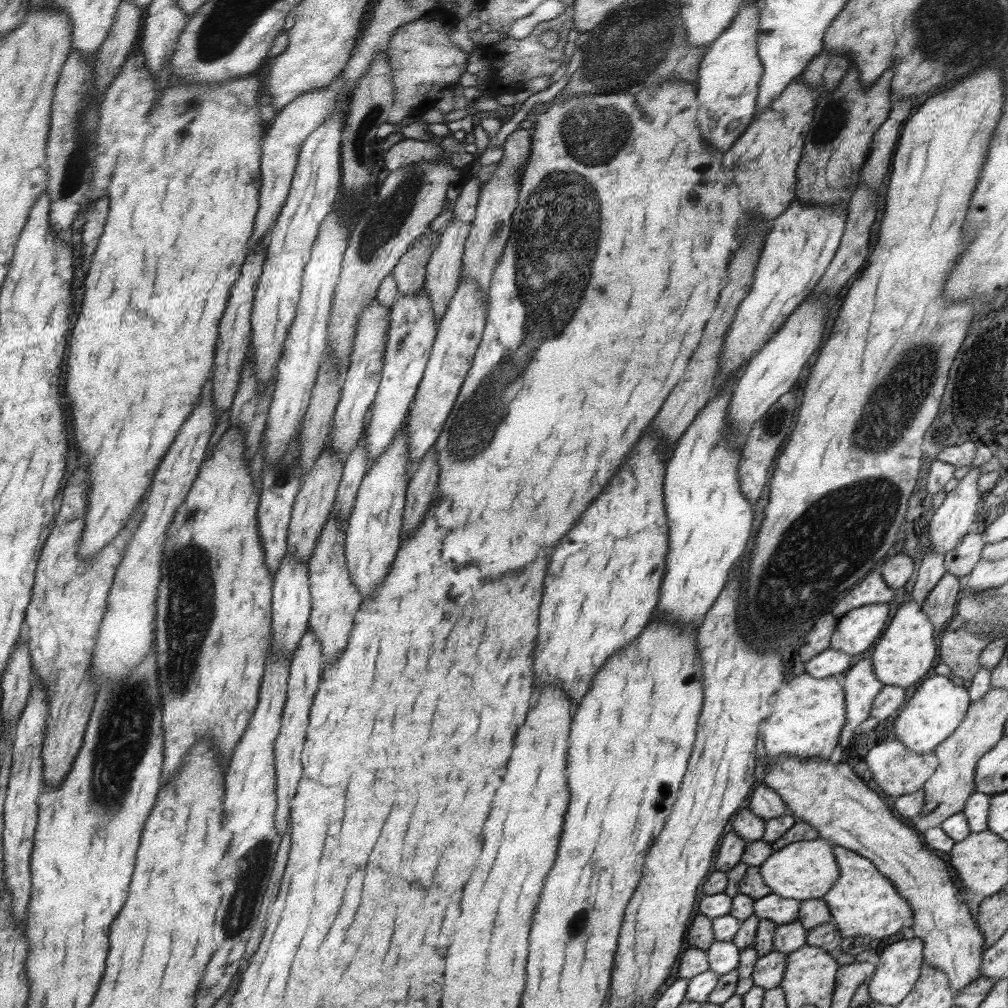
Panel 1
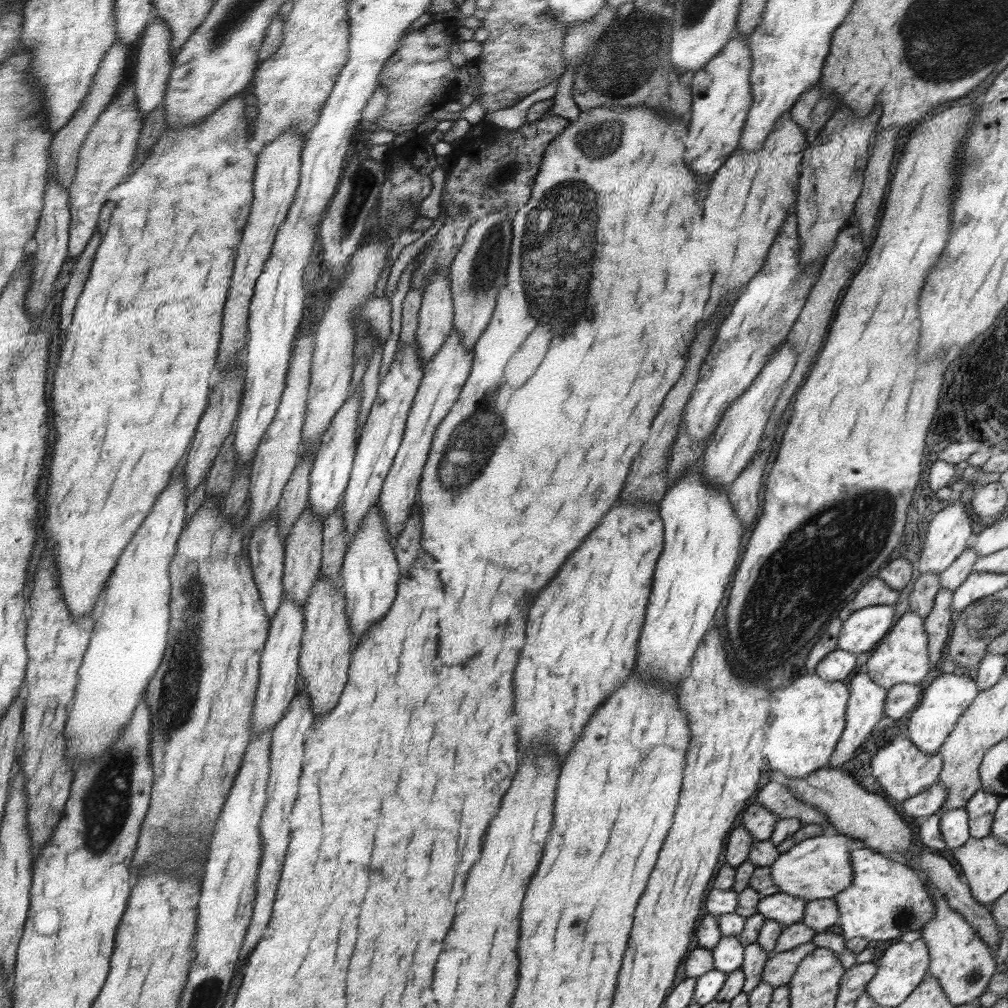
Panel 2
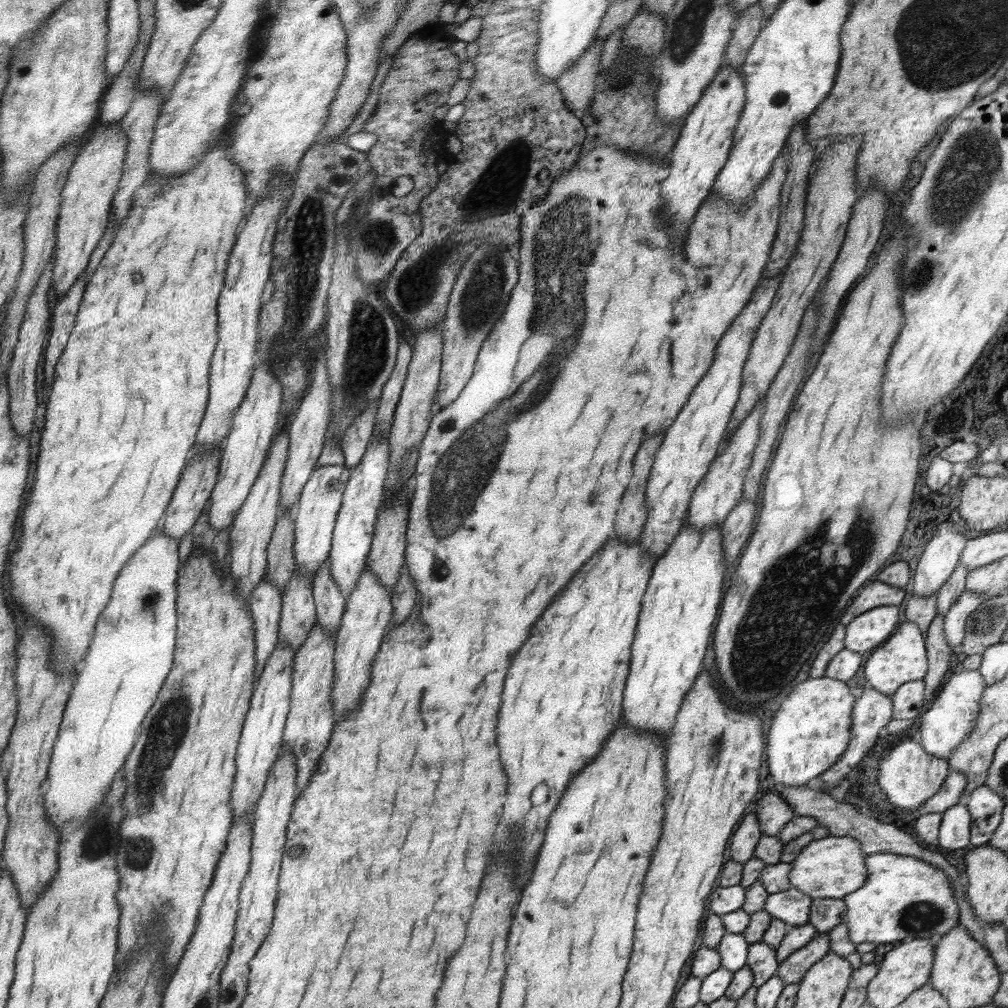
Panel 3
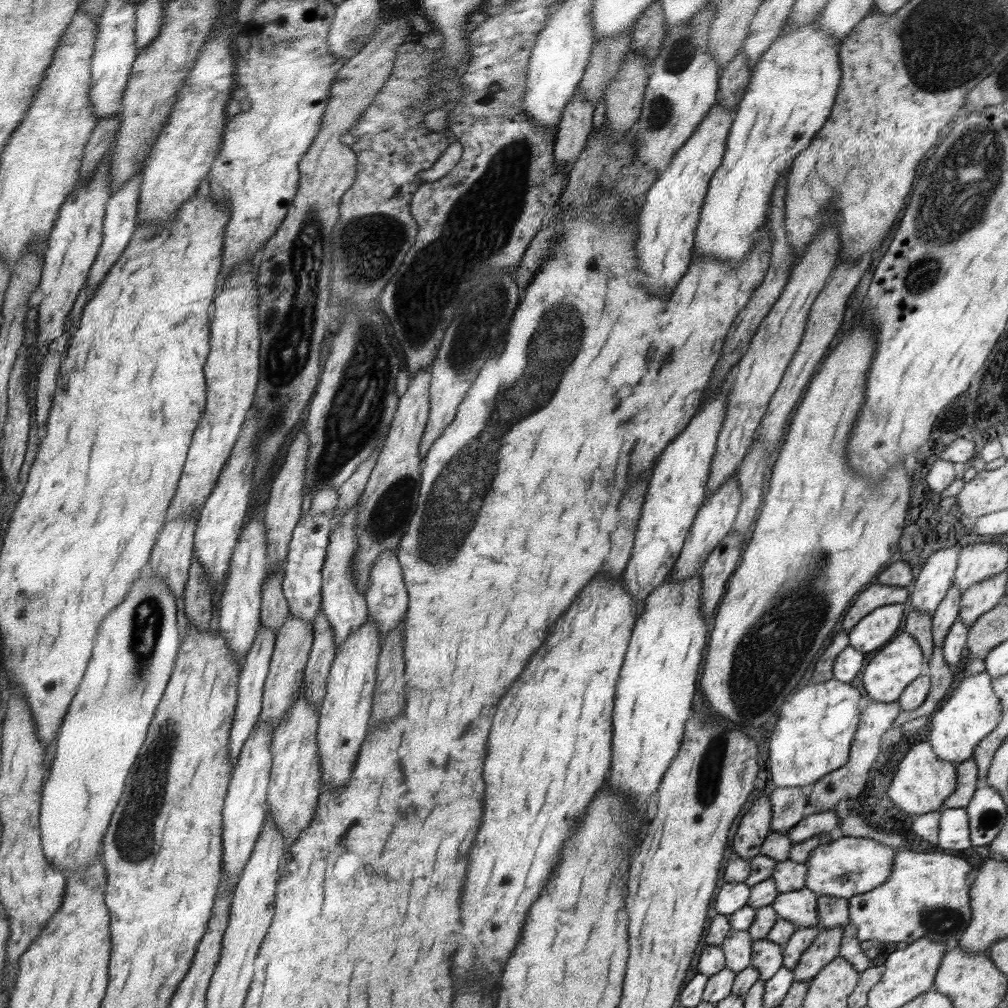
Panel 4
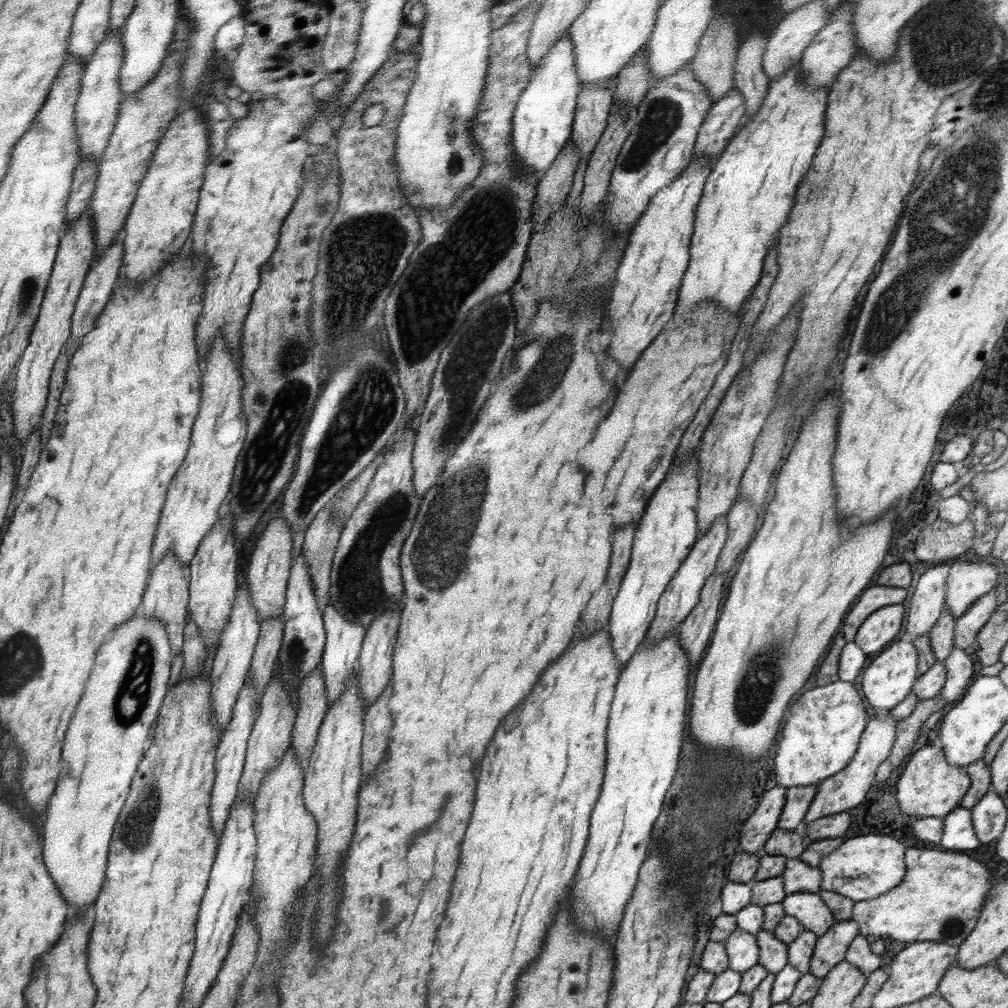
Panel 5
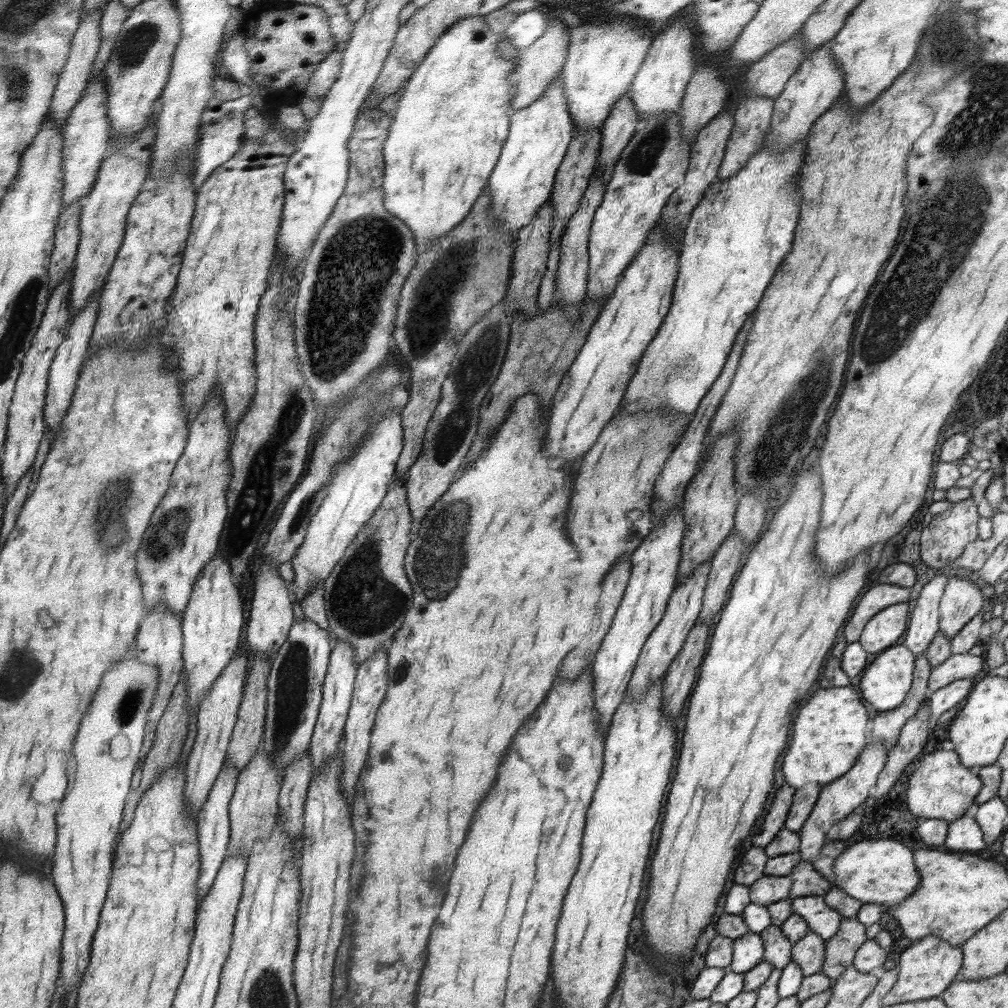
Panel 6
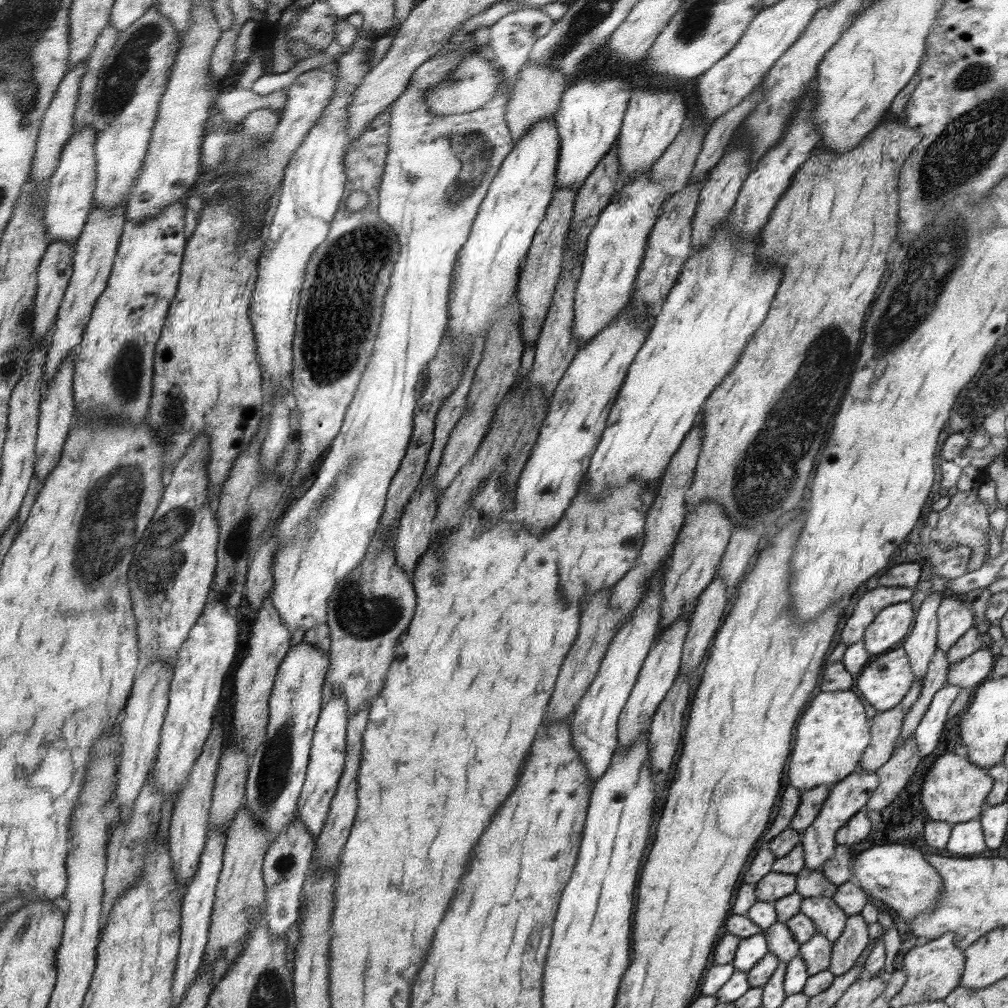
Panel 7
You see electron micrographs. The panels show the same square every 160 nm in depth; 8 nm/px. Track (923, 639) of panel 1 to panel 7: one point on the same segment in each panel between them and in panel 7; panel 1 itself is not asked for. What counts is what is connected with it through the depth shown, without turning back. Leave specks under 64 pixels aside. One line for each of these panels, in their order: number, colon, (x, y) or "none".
2: (902, 656)
3: (902, 658)
4: (887, 673)
5: (889, 678)
6: (886, 681)
7: (884, 682)

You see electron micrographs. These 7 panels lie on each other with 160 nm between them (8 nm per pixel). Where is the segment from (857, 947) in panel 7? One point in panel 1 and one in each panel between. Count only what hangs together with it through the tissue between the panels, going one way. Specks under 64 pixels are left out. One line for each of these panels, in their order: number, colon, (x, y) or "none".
1: (768, 972)
2: (780, 967)
3: (792, 971)
4: (825, 947)
5: (830, 948)
6: (840, 950)

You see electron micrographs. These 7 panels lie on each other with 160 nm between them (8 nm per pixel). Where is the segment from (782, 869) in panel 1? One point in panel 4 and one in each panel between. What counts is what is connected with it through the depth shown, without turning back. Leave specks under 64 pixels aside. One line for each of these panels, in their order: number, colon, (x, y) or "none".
2: (820, 867)
3: (833, 867)
4: (844, 866)

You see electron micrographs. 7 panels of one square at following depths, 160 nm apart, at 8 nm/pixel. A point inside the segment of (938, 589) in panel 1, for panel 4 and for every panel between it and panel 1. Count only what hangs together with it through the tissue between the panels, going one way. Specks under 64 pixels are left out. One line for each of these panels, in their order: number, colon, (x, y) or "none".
2: (938, 624)
3: (939, 653)
4: (940, 672)

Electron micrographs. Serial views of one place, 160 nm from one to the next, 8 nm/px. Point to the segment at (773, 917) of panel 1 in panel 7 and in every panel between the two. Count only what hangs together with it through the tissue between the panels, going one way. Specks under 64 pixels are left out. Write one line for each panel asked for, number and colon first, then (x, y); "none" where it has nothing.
2: (781, 907)
3: (792, 906)
4: (799, 907)
5: (813, 913)
6: (825, 921)
7: (829, 918)

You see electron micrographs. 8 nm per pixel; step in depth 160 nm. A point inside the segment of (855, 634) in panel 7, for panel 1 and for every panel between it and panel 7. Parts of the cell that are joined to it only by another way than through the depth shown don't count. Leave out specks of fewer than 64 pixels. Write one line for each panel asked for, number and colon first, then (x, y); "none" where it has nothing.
1: (872, 590)
2: (876, 592)
3: (876, 594)
4: (877, 595)
5: (874, 597)
6: (882, 596)

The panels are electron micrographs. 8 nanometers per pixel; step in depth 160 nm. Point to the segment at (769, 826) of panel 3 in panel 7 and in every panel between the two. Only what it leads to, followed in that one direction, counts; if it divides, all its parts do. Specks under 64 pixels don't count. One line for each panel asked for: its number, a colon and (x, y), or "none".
4: (788, 804)
5: (798, 799)
6: (805, 797)
7: (811, 800)

